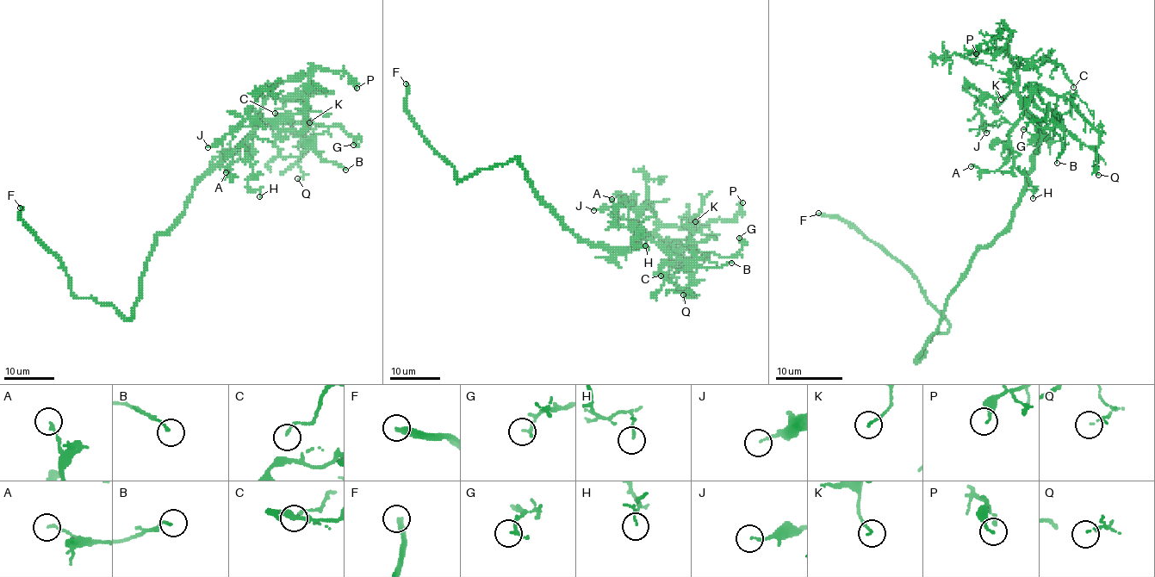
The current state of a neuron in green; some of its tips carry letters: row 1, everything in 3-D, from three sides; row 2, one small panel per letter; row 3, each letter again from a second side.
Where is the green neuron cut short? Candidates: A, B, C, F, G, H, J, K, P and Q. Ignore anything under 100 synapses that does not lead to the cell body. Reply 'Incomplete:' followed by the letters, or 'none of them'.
Incomplete: F

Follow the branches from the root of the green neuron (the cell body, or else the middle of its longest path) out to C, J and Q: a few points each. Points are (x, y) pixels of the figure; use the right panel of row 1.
C: (972, 253), (1011, 221), (1031, 170), (1038, 122), (1016, 89), (1016, 67), (1053, 60), (1073, 87)
J: (972, 253), (1011, 221), (1031, 170), (1038, 120), (1013, 90), (1002, 97), (983, 96), (974, 106), (986, 133)
Q: (972, 253), (1011, 221), (1023, 193), (1038, 138), (1023, 104), (1033, 94), (1071, 101), (1098, 134), (1098, 175)

